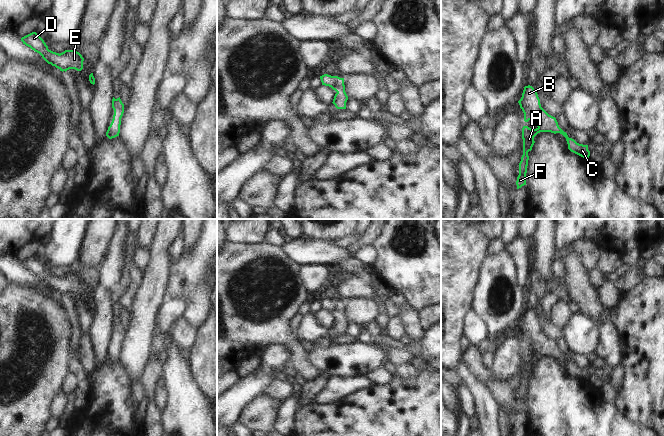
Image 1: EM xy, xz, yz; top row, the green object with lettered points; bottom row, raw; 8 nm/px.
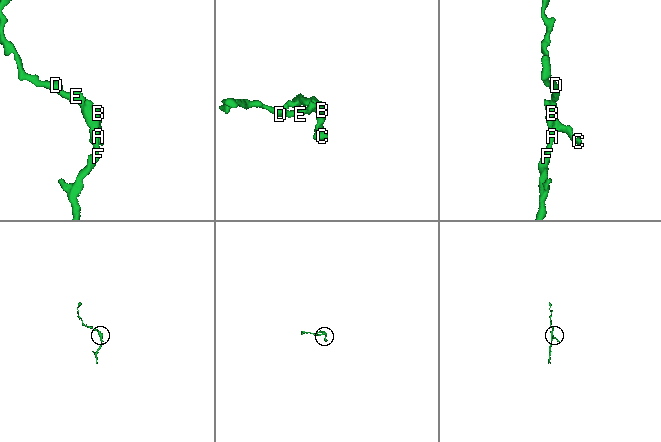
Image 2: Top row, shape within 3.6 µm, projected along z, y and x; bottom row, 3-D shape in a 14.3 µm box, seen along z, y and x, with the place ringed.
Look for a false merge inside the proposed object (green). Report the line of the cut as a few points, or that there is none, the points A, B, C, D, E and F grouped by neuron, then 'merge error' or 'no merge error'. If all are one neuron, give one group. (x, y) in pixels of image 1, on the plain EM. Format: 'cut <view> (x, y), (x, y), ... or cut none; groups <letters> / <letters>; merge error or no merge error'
cut none; groups A B C D E F; no merge error

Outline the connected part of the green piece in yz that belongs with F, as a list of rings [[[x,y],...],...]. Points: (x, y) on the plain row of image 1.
[[[528,309],[524,311],[522,321],[518,327],[524,337],[524,345],[536,344],[537,352],[531,353],[528,350],[523,350],[522,352],[523,379],[519,387],[519,399],[516,405],[517,413],[526,409],[526,397],[529,384],[528,376],[532,374],[535,367],[534,361],[540,356],[562,358],[566,362],[568,373],[571,376],[583,382],[589,382],[590,375],[588,374],[588,369],[579,368],[574,363],[568,361],[567,357],[559,351],[556,342],[549,339],[541,331],[538,318],[532,310]]]

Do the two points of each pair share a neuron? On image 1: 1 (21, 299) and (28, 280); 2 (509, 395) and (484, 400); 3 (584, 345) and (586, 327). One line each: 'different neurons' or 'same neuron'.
1: different neurons
2: different neurons
3: same neuron

